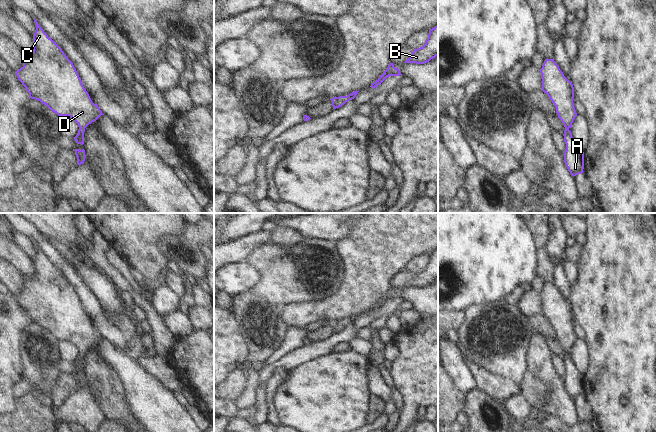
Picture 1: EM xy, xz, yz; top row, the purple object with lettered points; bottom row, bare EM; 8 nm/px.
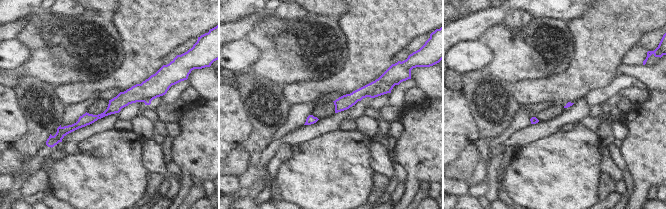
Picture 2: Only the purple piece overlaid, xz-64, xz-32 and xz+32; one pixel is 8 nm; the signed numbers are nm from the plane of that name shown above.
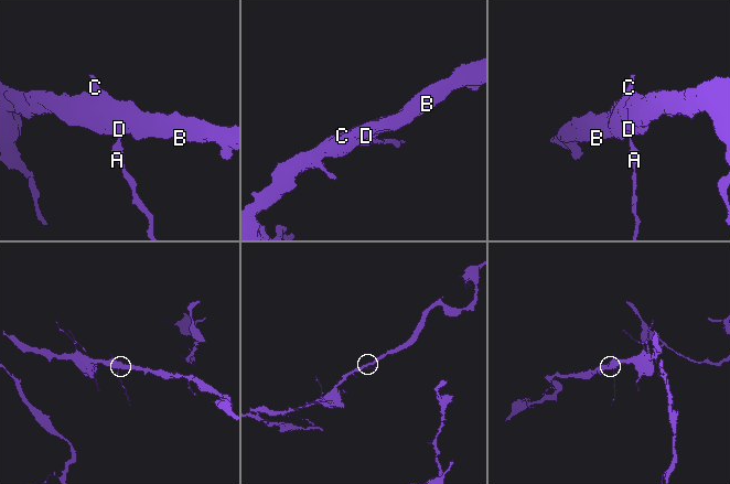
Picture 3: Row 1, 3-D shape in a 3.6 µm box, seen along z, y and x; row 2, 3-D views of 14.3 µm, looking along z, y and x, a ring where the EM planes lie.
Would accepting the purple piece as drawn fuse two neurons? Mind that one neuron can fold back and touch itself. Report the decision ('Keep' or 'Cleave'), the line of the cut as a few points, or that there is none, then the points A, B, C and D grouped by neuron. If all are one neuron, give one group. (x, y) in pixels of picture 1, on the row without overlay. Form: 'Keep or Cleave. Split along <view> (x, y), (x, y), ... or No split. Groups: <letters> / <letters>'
Keep. No split. Groups: A B C D

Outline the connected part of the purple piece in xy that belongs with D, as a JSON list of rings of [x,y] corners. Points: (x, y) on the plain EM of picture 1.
[[[35,243],[34,246],[36,254],[33,259],[33,276],[24,277],[23,290],[15,298],[31,323],[40,325],[58,341],[68,340],[78,348],[79,354],[74,364],[77,368],[83,369],[85,352],[104,338],[98,329],[92,326],[73,287],[62,273],[48,261]]]

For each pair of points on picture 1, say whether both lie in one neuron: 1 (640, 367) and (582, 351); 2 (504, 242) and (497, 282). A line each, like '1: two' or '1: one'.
1: two
2: one

